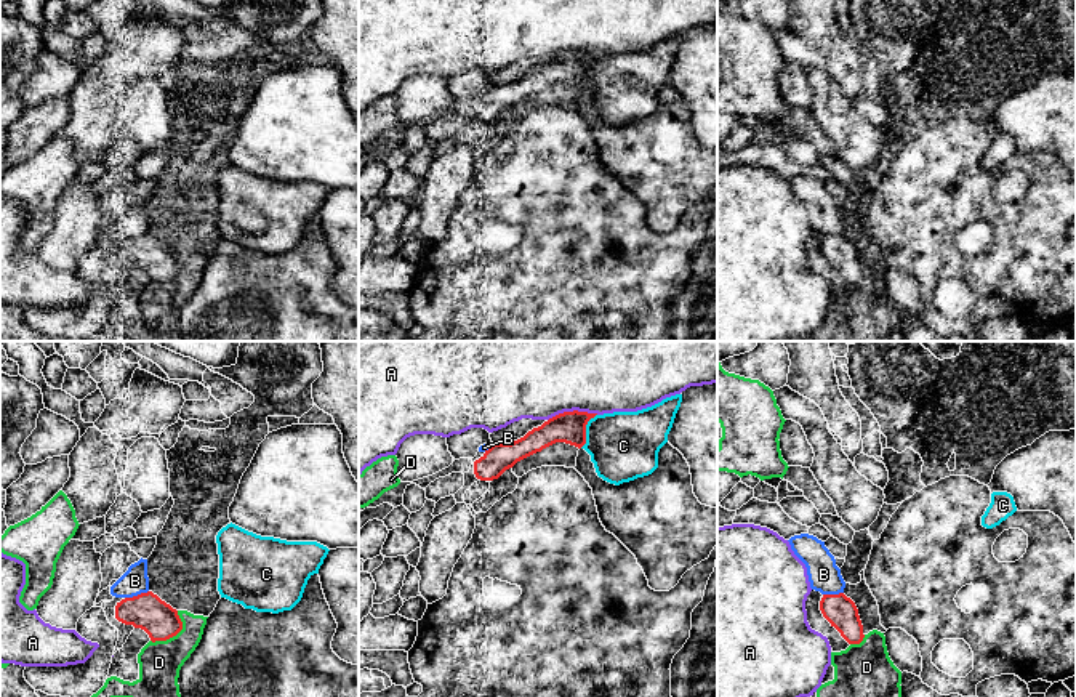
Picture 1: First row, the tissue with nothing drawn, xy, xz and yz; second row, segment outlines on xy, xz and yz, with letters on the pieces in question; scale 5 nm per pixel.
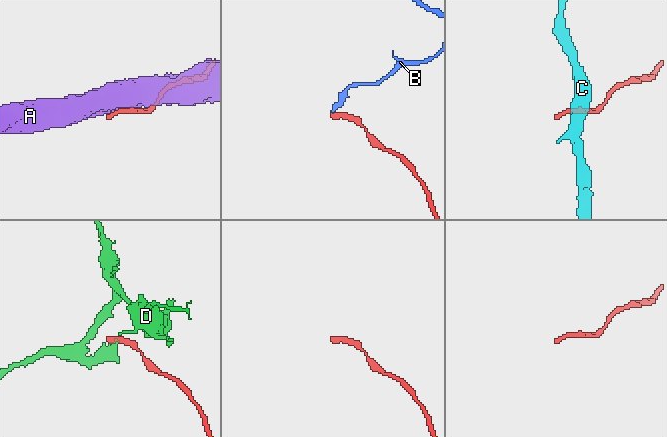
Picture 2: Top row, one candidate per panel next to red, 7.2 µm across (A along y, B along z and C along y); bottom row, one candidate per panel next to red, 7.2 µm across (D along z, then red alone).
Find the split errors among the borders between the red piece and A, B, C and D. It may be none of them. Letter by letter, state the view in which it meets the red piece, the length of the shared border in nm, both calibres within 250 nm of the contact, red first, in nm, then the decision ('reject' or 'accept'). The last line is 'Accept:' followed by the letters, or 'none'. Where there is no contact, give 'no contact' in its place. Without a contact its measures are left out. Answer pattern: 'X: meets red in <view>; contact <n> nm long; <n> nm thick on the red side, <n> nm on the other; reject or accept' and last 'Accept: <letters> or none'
A: meets red in xz; contact 260 nm long; 160 nm thick on the red side, 300 nm on the other; reject
B: meets red in xy; contact 130 nm long; 190 nm thick on the red side, 140 nm on the other; reject
C: meets red in xz; contact 190 nm long; 160 nm thick on the red side, 340 nm on the other; reject
D: meets red in xy; contact 220 nm long; 190 nm thick on the red side, 200 nm on the other; reject
Accept: none

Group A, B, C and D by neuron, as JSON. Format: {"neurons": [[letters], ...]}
{"neurons": [["A"], ["B"], ["C"], ["D"]]}

